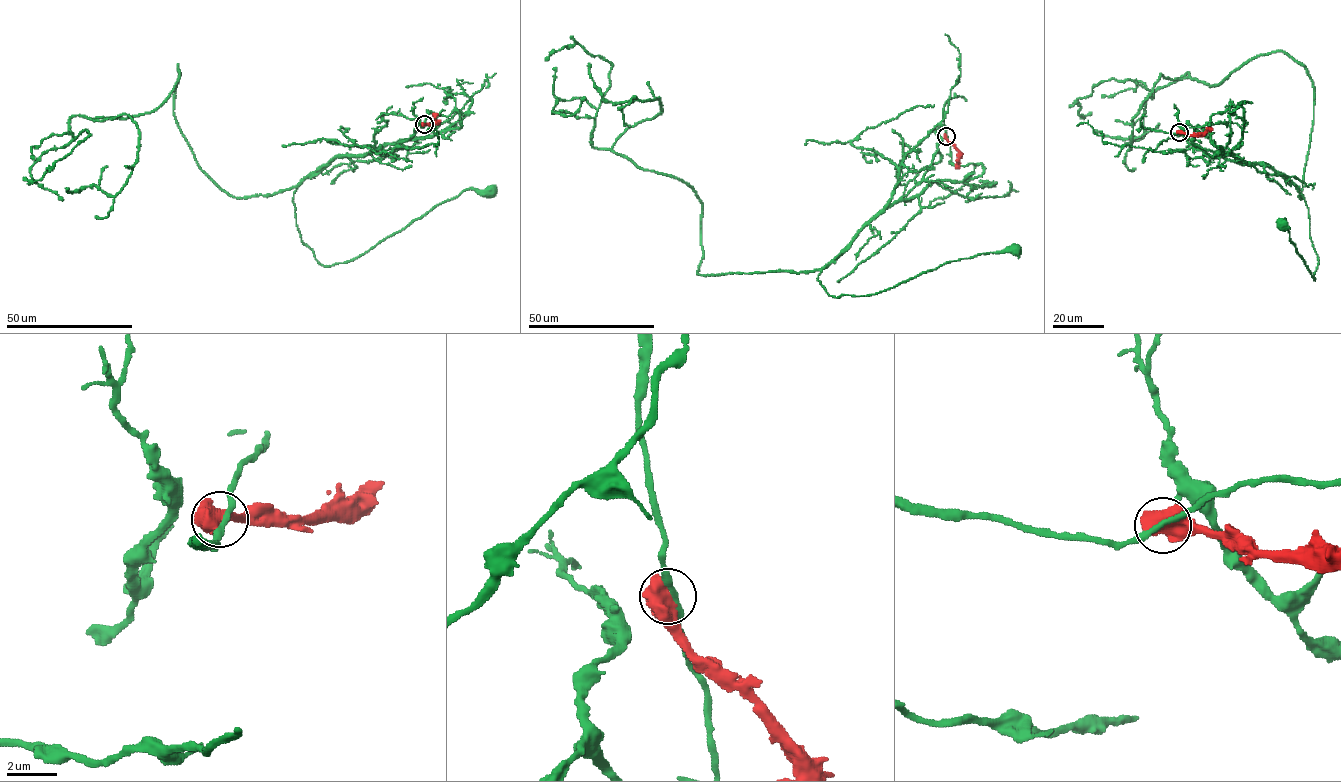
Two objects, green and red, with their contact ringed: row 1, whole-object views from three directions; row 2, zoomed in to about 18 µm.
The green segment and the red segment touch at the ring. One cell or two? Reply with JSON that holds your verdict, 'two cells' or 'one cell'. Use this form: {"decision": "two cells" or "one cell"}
{"decision": "two cells"}

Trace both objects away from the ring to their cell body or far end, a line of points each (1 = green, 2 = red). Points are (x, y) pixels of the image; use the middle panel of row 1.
1: (946, 136), (952, 163), (983, 172), (882, 209), (817, 280), (831, 296), (873, 295), (1014, 247)
2: (946, 136), (959, 153), (955, 168)

